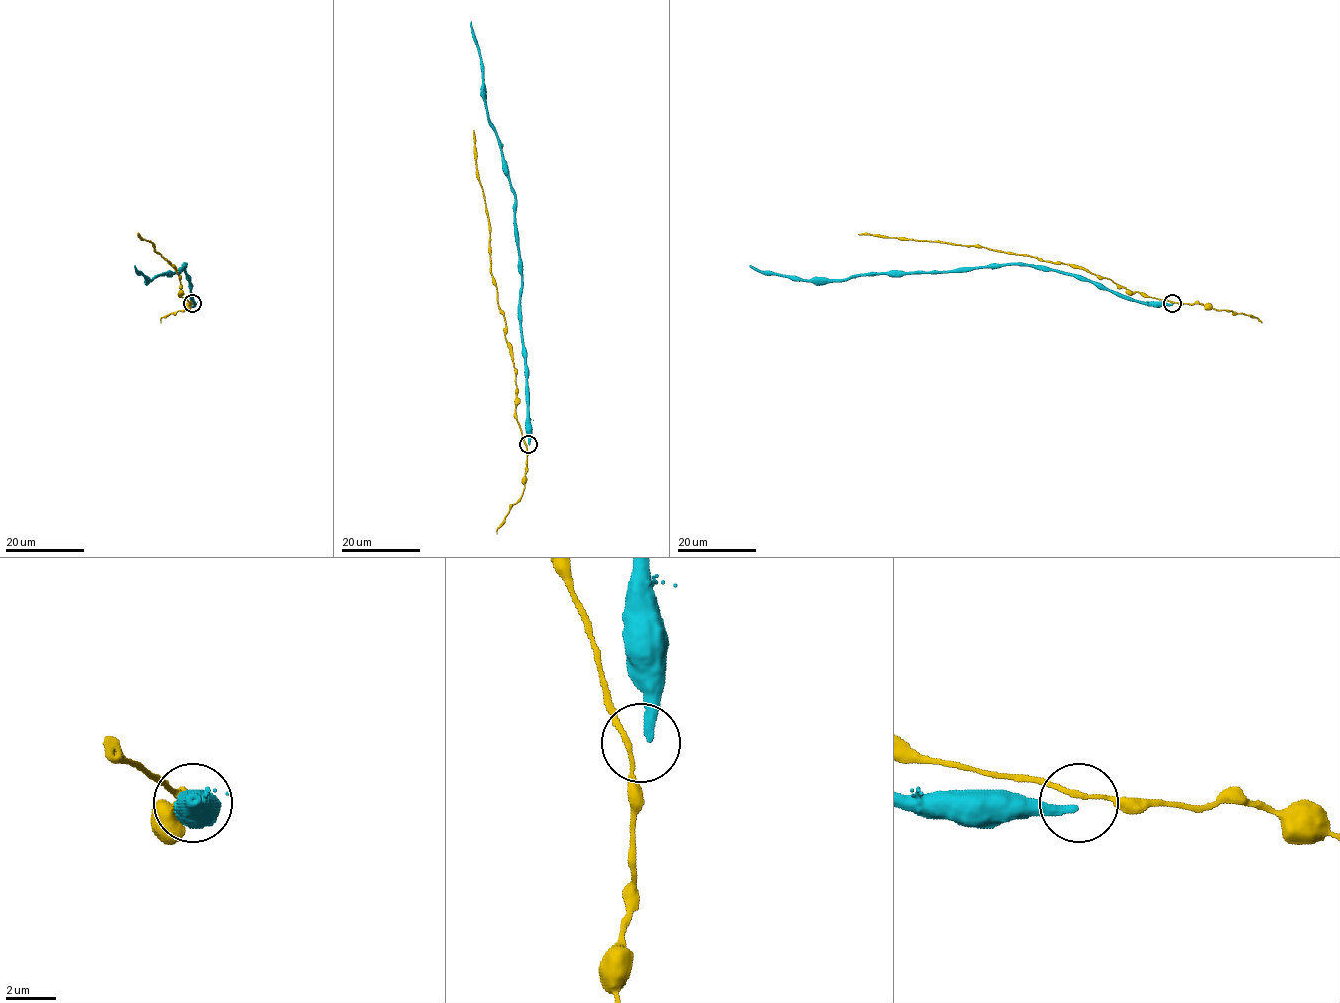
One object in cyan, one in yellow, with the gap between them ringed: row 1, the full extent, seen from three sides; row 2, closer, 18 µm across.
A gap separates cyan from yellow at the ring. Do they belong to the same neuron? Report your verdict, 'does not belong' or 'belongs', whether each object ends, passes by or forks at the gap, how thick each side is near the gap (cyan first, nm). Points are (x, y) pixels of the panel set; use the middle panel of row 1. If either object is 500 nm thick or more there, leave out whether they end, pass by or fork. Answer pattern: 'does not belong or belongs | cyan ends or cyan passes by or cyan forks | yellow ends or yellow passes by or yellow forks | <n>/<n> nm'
does not belong | cyan ends | yellow passes by | 320/200 nm

